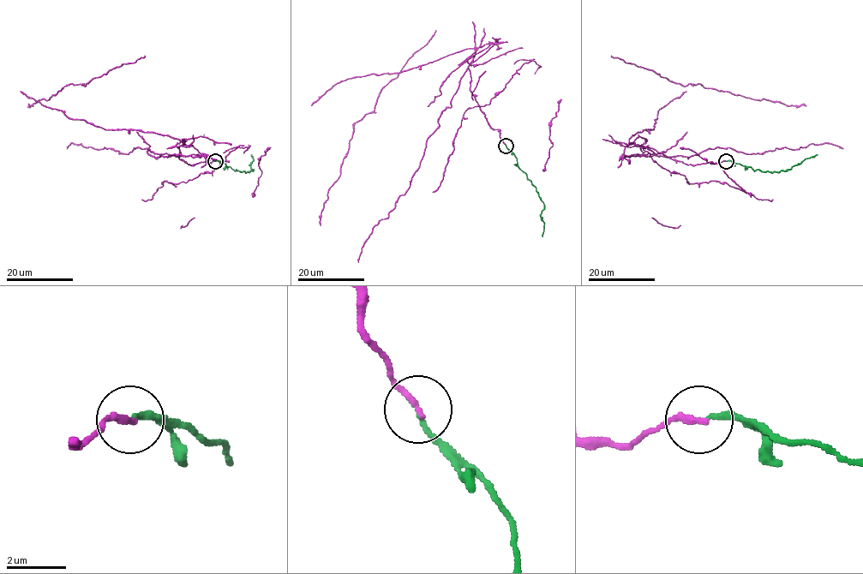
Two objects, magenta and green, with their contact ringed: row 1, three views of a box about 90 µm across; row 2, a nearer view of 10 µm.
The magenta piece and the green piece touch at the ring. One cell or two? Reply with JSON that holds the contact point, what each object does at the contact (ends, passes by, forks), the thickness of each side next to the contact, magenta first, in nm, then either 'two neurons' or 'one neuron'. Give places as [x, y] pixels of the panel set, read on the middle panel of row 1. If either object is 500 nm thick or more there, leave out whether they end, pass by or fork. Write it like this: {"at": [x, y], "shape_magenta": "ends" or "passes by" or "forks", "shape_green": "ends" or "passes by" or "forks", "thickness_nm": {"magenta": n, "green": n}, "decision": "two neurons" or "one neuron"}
{"at": [506, 146], "shape_magenta": "ends", "shape_green": "ends", "thickness_nm": {"magenta": 200, "green": 130}, "decision": "two neurons"}

